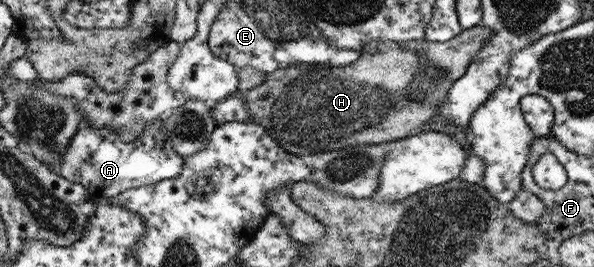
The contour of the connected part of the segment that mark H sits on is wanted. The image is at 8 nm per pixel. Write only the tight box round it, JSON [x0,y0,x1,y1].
[245,24,494,155]

